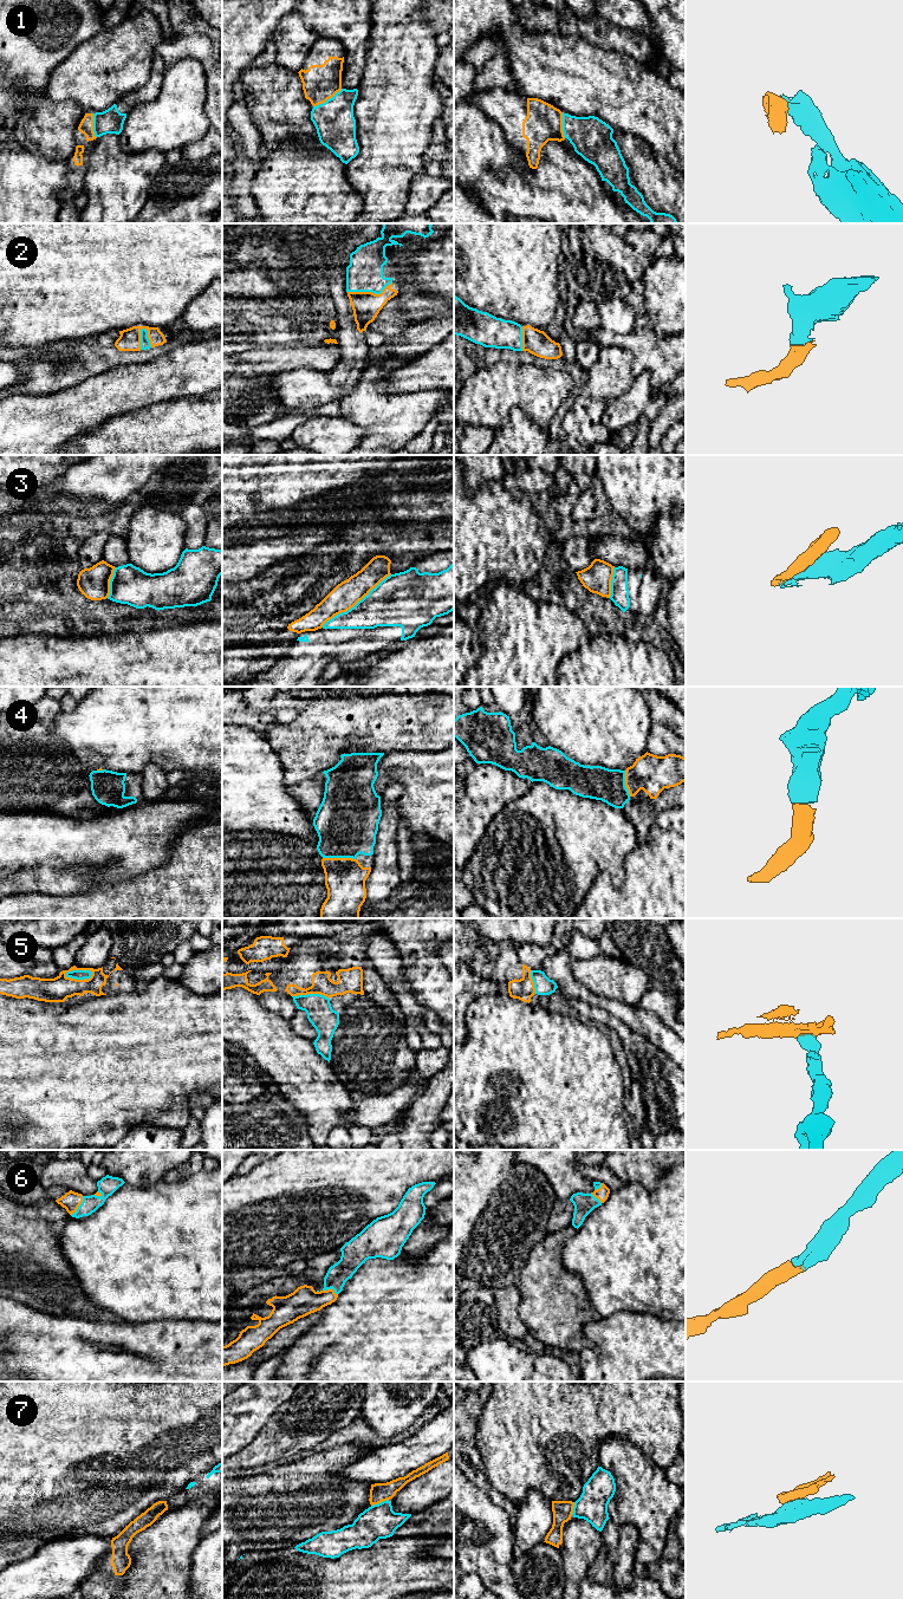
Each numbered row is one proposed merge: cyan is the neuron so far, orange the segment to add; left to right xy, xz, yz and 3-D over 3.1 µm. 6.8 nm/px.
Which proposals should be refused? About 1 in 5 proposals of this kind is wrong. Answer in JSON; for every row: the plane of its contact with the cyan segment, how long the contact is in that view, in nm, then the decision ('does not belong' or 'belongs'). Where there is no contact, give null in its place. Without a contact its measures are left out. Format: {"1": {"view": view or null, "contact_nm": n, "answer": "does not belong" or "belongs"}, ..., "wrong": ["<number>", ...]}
{"1": {"view": "xz", "contact_nm": 240, "answer": "belongs"}, "2": {"view": "xz", "contact_nm": 320, "answer": "belongs"}, "3": {"view": "xz", "contact_nm": 600, "answer": "does not belong"}, "4": {"view": "xz", "contact_nm": 220, "answer": "belongs"}, "5": {"view": "xy", "contact_nm": 190, "answer": "belongs"}, "6": {"view": "xy", "contact_nm": 160, "answer": "belongs"}, "7": {"view": "xz", "contact_nm": 130, "answer": "does not belong"}, "wrong": ["3", "7"]}

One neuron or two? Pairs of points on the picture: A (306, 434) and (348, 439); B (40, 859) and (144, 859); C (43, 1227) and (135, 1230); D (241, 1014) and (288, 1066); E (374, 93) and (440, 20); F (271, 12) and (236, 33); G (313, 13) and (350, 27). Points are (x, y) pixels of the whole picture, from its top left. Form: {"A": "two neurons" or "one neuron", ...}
{"A": "one neuron", "B": "one neuron", "C": "two neurons", "D": "one neuron", "E": "two neurons", "F": "one neuron", "G": "one neuron"}

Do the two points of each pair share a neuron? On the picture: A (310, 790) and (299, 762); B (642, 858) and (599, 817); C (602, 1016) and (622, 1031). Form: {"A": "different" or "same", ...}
{"A": "different", "B": "different", "C": "same"}

